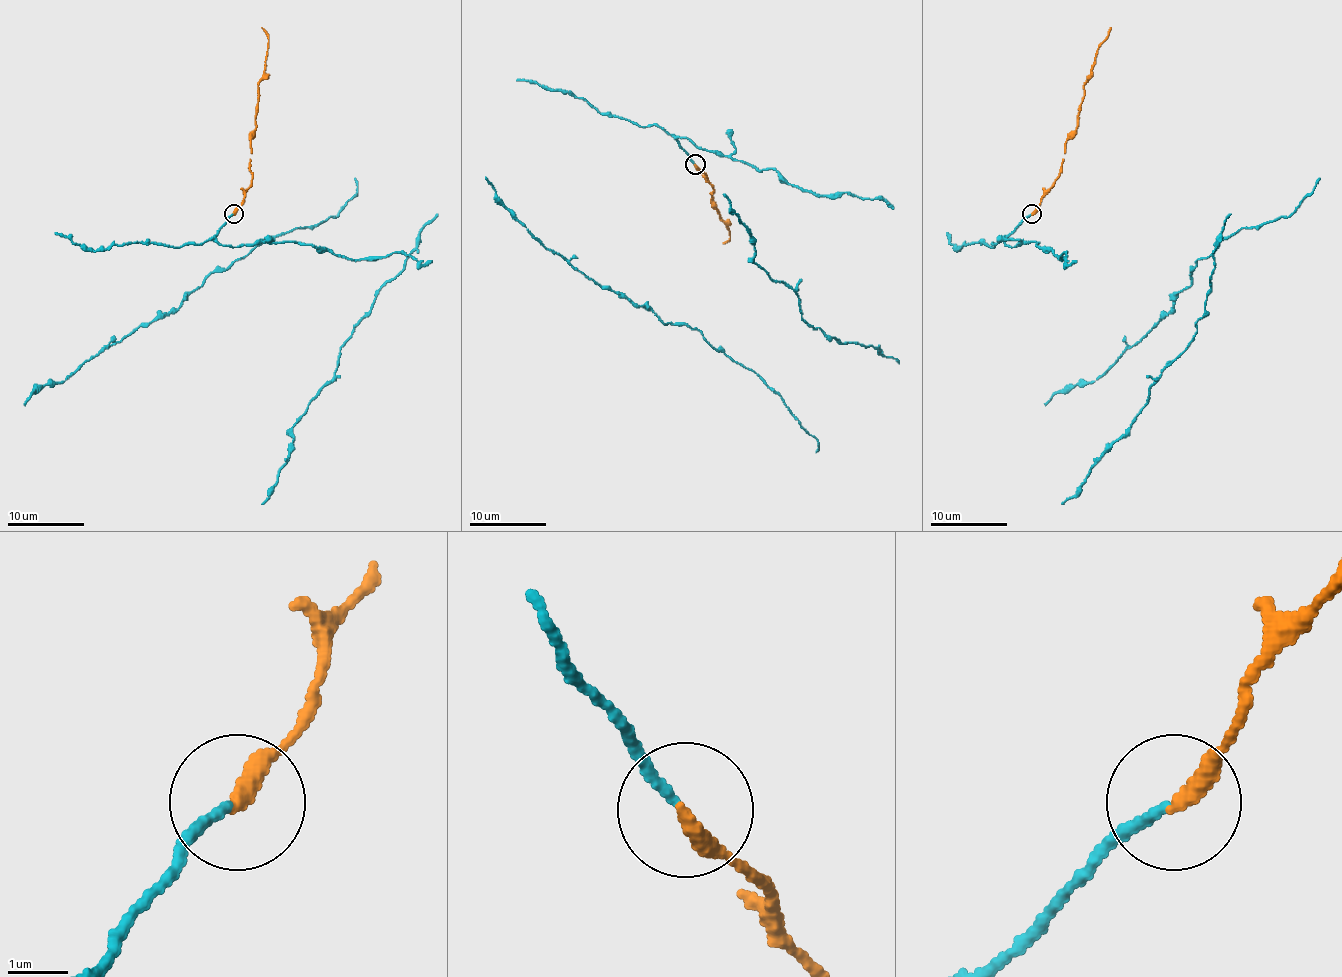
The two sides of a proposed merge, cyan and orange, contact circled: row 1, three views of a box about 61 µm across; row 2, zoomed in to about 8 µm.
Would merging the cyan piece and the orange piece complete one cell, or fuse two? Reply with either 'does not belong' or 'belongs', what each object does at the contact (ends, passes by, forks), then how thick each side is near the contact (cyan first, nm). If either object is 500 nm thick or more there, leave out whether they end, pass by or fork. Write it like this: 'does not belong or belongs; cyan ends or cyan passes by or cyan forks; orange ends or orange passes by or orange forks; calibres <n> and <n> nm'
belongs; cyan ends; orange ends; calibres 160 and 320 nm

